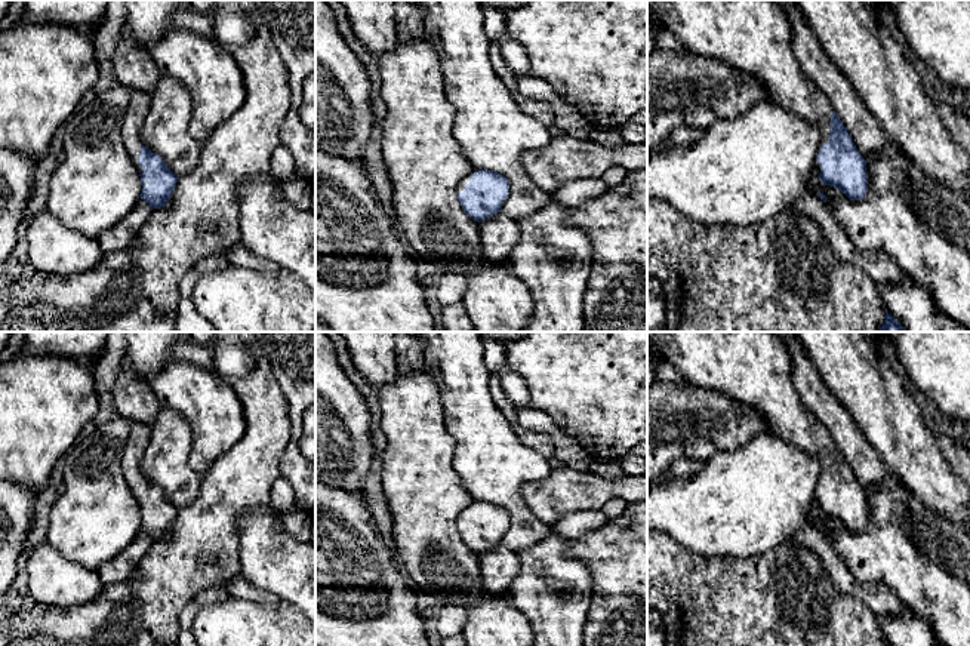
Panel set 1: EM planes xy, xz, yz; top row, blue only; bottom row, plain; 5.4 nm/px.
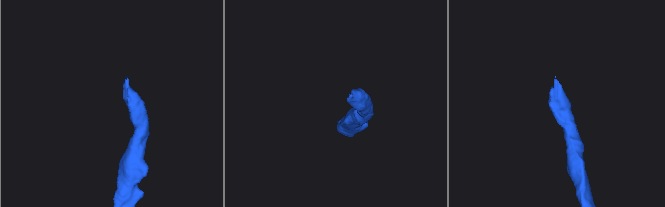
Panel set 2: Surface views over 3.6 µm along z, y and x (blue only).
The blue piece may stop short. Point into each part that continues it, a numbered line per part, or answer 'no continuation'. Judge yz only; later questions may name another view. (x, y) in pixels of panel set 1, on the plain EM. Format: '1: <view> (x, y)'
1: yz (754, 368)

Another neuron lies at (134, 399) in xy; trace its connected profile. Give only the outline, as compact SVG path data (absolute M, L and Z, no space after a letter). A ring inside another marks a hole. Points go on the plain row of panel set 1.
M127 356L114 384L114 413L126 422L153 424L161 407L150 381L132 372Z

